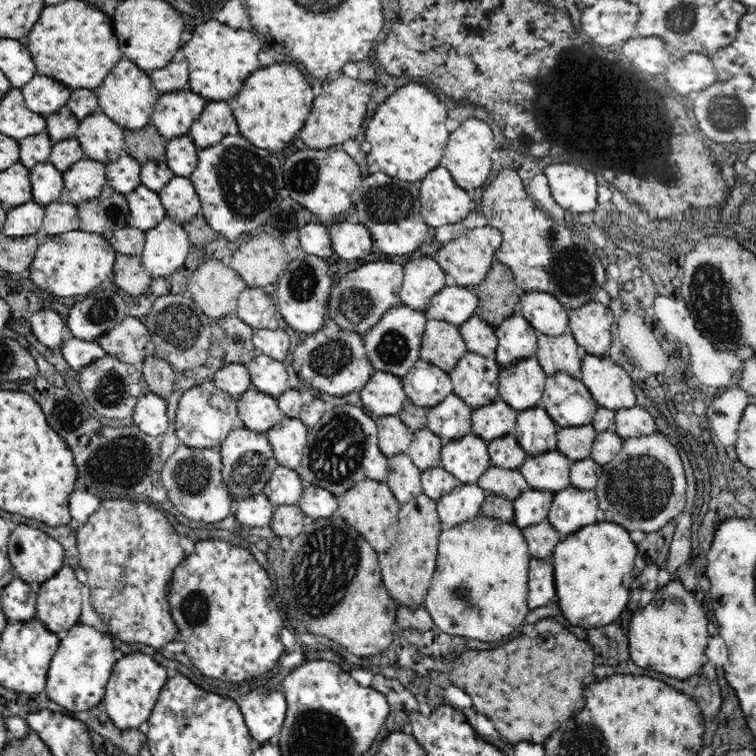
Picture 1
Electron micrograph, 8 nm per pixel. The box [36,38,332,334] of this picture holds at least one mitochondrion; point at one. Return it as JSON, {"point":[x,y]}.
{"point":[248,181]}

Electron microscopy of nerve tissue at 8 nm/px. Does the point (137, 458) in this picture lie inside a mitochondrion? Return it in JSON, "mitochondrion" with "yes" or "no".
{"mitochondrion":"yes"}

